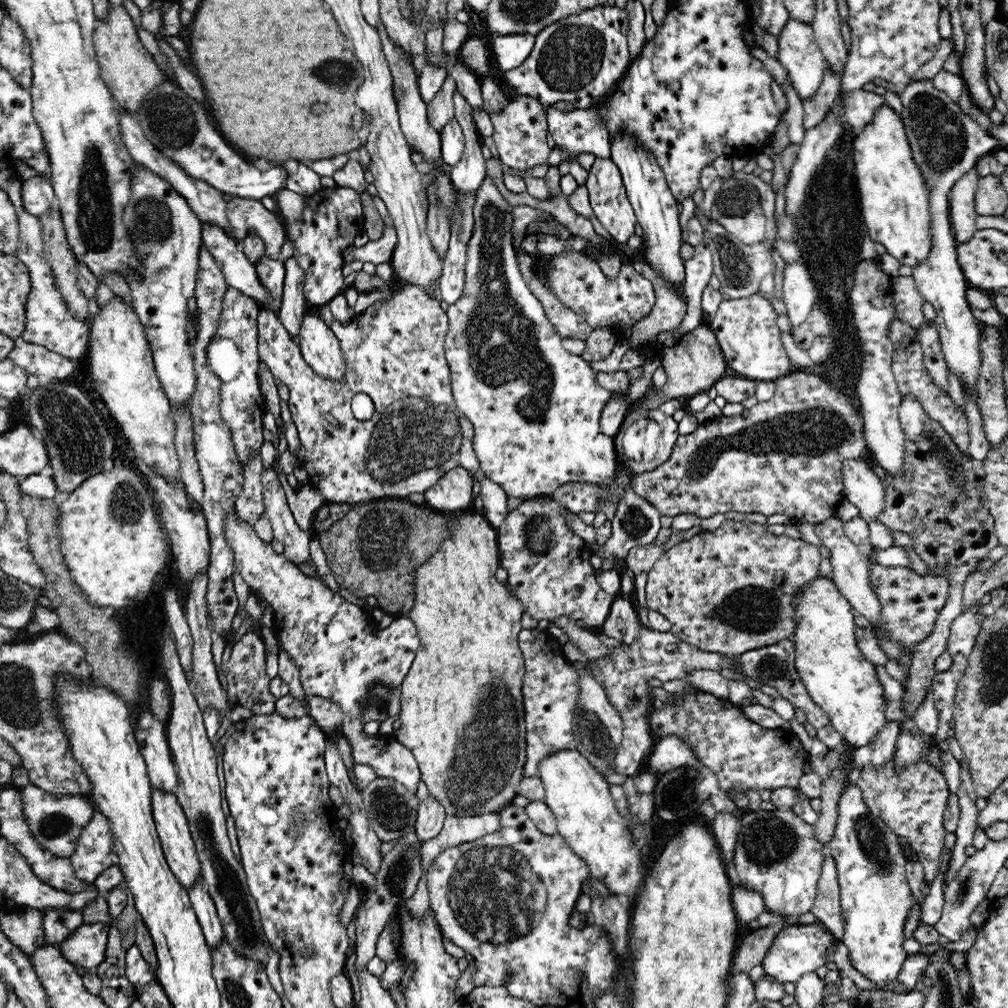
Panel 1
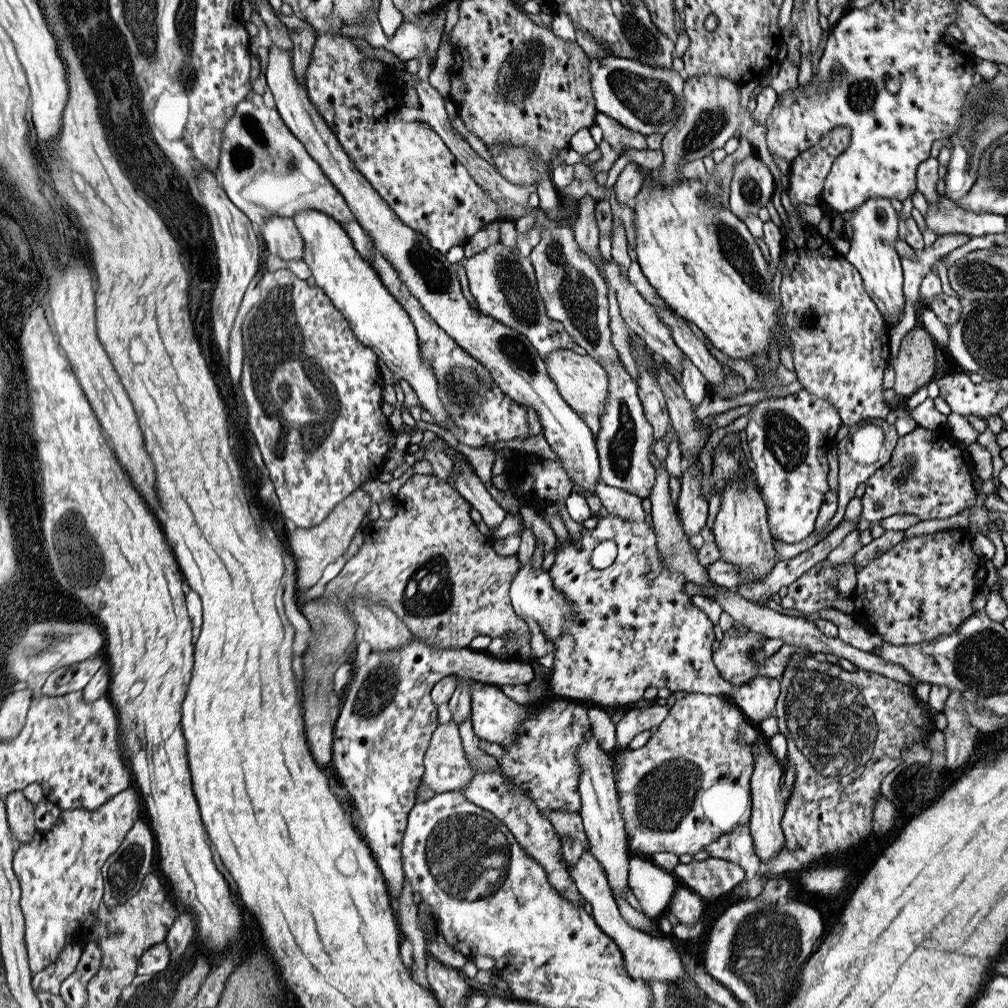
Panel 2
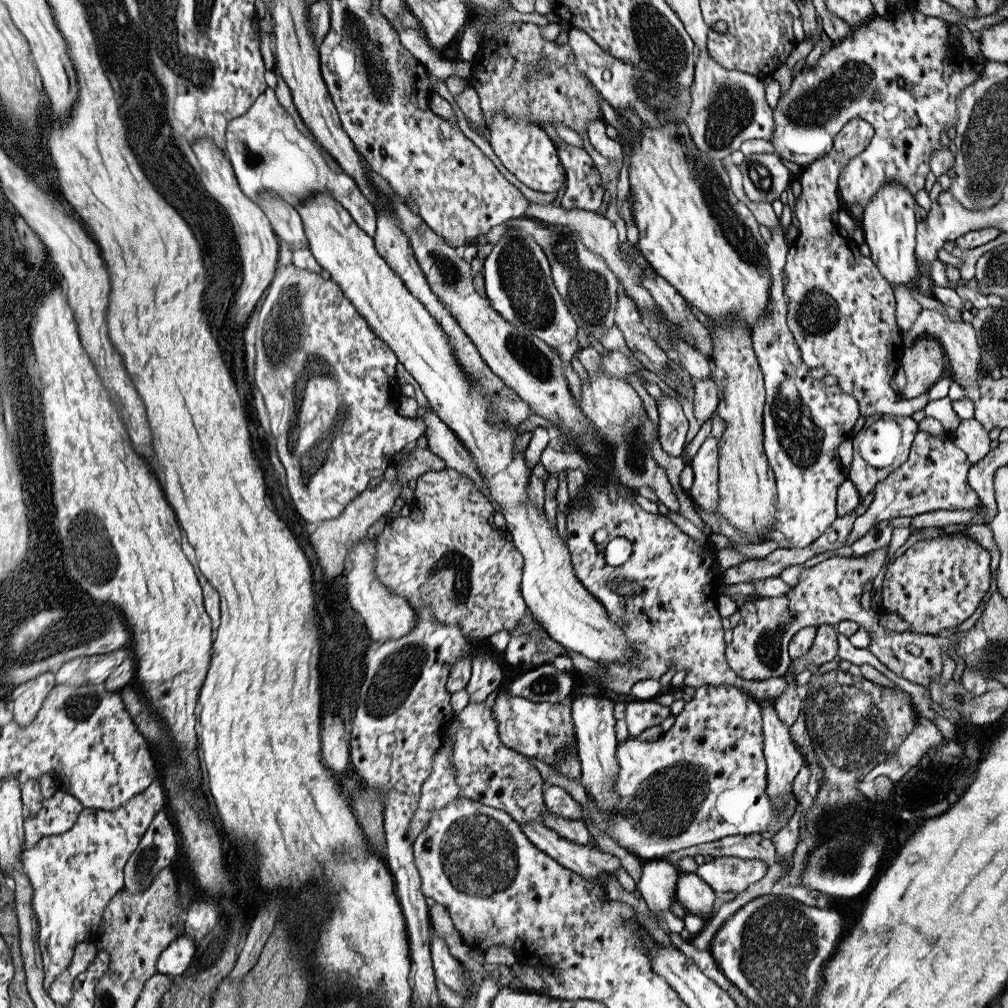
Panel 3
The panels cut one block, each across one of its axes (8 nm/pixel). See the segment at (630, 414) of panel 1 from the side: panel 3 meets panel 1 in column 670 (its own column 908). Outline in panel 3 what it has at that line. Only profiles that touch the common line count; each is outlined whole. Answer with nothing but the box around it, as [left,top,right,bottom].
[847,414,919,500]

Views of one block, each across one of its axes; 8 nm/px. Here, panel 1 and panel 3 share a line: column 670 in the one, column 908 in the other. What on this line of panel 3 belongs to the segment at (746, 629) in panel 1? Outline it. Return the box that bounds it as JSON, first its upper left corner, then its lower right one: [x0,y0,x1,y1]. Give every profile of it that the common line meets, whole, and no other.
[879,532,991,636]

